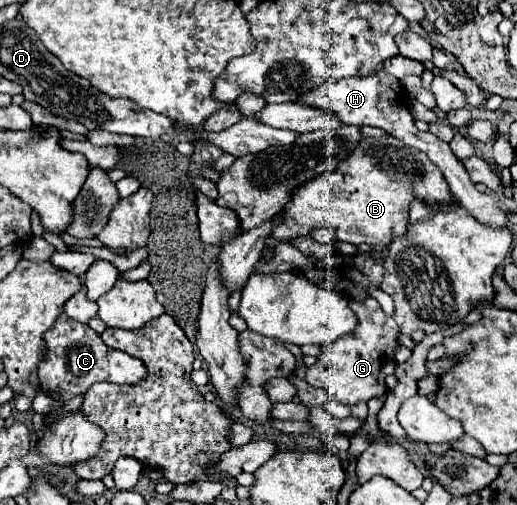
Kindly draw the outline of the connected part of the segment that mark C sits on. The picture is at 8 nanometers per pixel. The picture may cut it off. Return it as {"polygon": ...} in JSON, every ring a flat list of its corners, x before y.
{"polygon":[[60,314,60,318,54,322,54,326,44,334,44,358,38,364,38,380,42,386,42,392,68,402,80,394,84,394,94,382,112,382,112,384,138,384,146,378,148,370,144,362,138,358,118,352,114,348,108,348,100,334,96,334,88,324,76,322,68,318,66,314]]}

